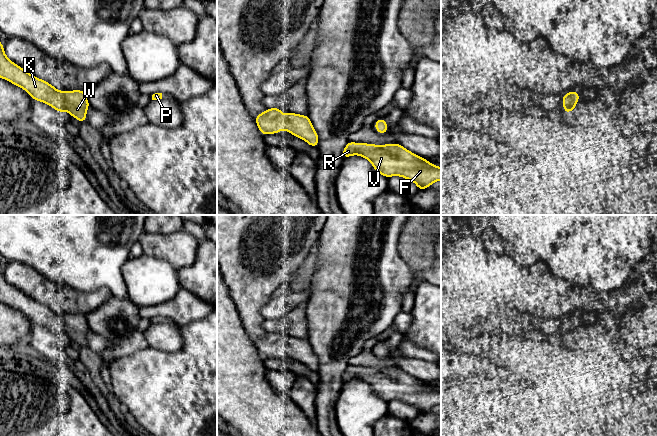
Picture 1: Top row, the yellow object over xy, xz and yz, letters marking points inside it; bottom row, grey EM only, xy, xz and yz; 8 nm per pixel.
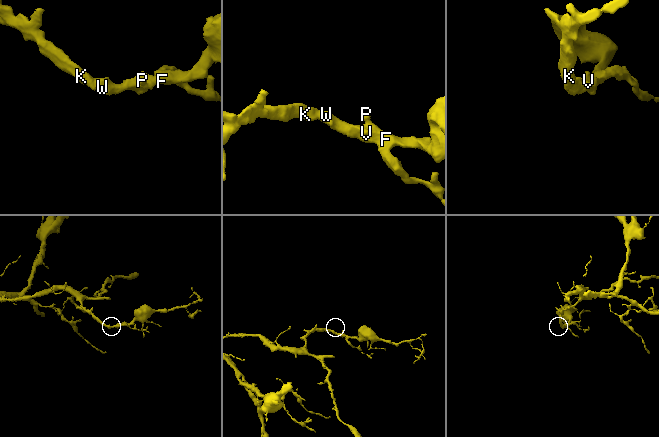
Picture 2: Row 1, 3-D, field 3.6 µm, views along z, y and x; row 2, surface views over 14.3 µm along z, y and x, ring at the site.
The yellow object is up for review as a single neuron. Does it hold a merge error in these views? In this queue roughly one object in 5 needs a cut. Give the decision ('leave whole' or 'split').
leave whole

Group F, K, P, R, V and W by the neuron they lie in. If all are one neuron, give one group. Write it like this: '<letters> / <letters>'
F K P R V W

